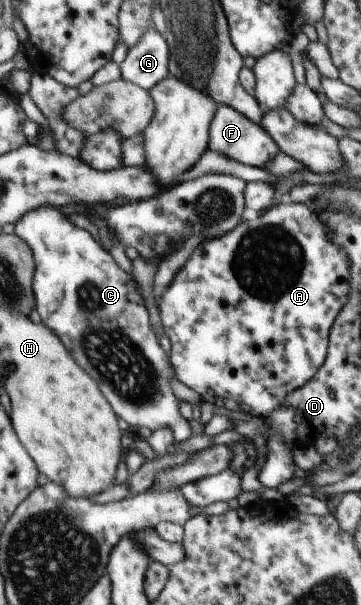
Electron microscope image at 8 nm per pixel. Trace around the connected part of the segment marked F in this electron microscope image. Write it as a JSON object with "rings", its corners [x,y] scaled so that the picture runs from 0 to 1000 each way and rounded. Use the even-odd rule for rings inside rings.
{"rings":[[[609,174],[596,182],[593,198],[582,205],[576,245],[618,255],[654,268],[706,276],[737,274],[773,251],[773,243],[715,203],[701,203],[640,175]]]}

